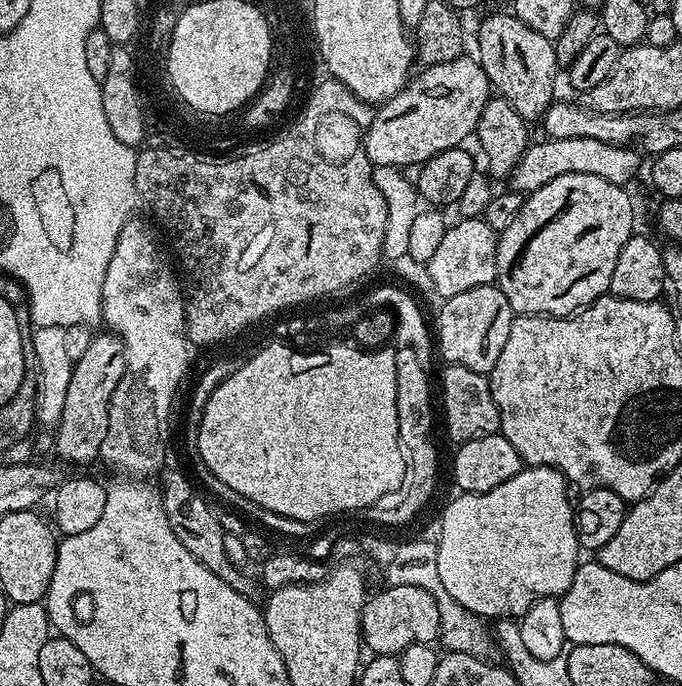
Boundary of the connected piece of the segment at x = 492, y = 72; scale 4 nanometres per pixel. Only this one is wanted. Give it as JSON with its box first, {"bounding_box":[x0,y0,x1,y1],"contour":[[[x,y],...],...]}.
{"bounding_box":[475,12,558,121],"contour":[[[505,12],[488,16],[481,22],[480,33],[476,36],[475,55],[489,84],[498,95],[510,102],[510,106],[514,106],[514,110],[518,110],[524,120],[539,121],[554,103],[555,96],[552,95],[556,92],[558,74],[555,46],[553,41],[542,38],[542,34],[535,30],[530,30],[526,22],[522,22],[514,14]]]}

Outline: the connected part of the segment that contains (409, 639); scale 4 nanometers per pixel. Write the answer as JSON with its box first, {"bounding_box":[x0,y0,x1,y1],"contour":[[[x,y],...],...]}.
{"bounding_box":[360,584,440,657],"contour":[[[388,584],[381,592],[373,591],[362,606],[360,619],[360,638],[365,649],[377,656],[399,657],[406,646],[415,644],[432,644],[440,634],[440,619],[438,618],[438,604],[430,590],[422,590],[422,586],[402,586],[401,584]]]}

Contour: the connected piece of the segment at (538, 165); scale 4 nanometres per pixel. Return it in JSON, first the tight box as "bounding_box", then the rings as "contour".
{"bounding_box":[506,138,641,194],"contour":[[[540,138],[537,144],[536,141],[529,143],[506,184],[513,192],[527,194],[542,190],[546,182],[554,182],[554,178],[562,178],[562,174],[598,174],[598,178],[606,178],[606,182],[628,186],[640,168],[640,160],[641,153],[636,149],[610,146],[598,142],[598,138]]]}

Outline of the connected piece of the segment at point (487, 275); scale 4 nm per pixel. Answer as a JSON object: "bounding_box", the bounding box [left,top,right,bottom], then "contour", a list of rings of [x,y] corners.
{"bounding_box":[426,218,498,298],"contour":[[[460,218],[457,219],[457,224],[454,223],[448,226],[445,230],[445,237],[442,238],[442,242],[439,243],[438,250],[435,251],[434,256],[430,258],[426,263],[426,270],[428,270],[428,280],[432,283],[434,291],[440,295],[440,298],[447,298],[454,294],[462,294],[462,290],[474,290],[474,286],[486,286],[487,284],[496,284],[496,242],[498,239],[498,233],[494,230],[490,230],[490,226],[483,218]]]}

